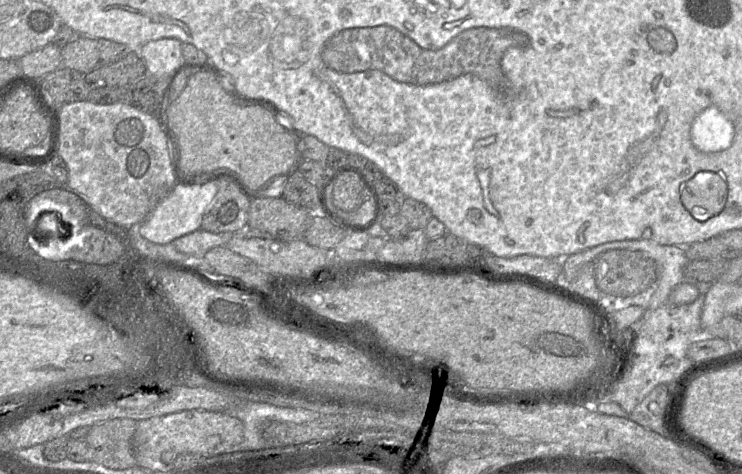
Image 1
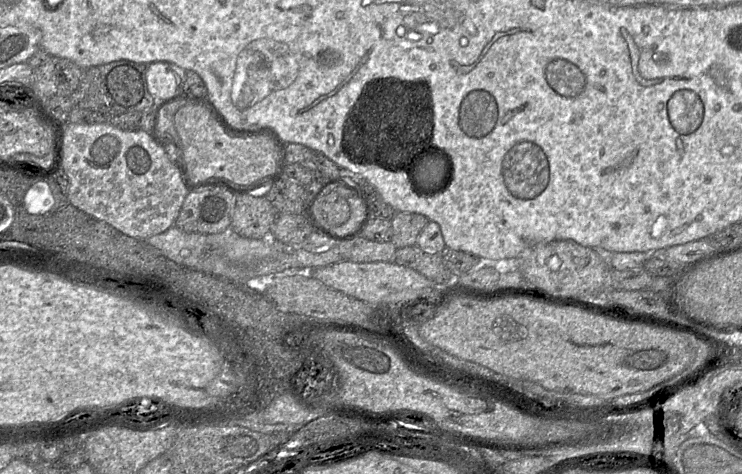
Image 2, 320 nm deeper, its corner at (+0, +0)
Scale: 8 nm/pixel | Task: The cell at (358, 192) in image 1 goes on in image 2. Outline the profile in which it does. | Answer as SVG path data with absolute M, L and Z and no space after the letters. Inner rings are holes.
M340 185L327 187L311 210L314 223L334 236L342 236L354 231L364 214L363 200Z

